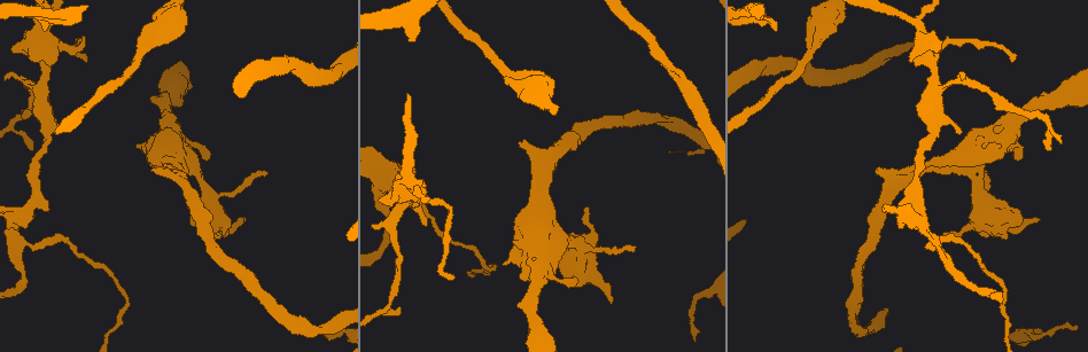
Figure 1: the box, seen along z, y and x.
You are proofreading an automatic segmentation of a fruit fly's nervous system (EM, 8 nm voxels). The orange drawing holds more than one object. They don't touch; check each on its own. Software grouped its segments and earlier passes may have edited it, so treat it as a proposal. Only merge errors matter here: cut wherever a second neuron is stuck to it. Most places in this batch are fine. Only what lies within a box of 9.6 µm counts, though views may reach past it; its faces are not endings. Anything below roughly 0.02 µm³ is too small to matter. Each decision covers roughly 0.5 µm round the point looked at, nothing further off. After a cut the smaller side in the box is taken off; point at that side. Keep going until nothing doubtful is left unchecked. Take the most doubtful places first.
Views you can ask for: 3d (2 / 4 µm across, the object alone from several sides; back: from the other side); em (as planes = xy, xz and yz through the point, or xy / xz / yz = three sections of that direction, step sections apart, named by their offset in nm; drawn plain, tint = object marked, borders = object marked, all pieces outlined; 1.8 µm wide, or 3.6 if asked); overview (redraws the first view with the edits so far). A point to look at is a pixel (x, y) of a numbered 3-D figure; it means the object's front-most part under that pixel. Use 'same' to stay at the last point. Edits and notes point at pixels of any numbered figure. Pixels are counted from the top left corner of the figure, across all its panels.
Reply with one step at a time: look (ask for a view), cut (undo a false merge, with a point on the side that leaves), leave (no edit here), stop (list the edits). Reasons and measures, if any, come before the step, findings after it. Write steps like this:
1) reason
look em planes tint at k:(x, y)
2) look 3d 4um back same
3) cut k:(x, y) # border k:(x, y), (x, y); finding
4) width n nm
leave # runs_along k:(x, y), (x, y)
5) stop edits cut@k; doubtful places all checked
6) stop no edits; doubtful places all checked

a fork
look em planes borders at 1:(411, 190)

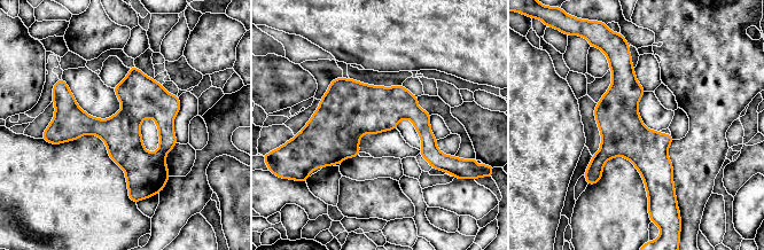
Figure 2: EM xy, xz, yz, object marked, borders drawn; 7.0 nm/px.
leave # runs_along 2:(624, 57), (624, 131), (654, 192); one neuron here

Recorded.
three arms meet
look em planes tint at 1:(928, 233)

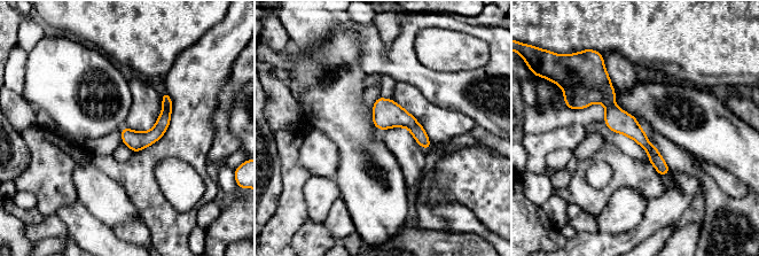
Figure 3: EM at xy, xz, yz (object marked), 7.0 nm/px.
leave # continuous, no second neuron

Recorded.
look em planes borders at 1:(747, 10)

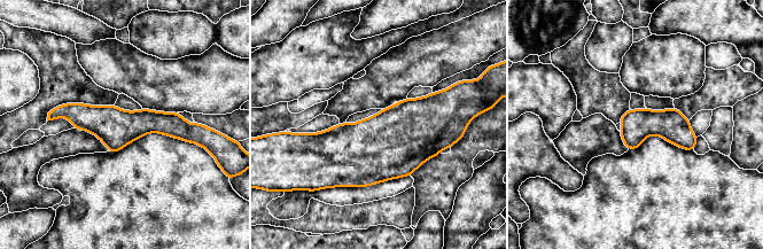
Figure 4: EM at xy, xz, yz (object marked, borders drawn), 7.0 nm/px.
leave # continuous, no second neuron

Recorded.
look 3d 2um at 1:(909, 168)

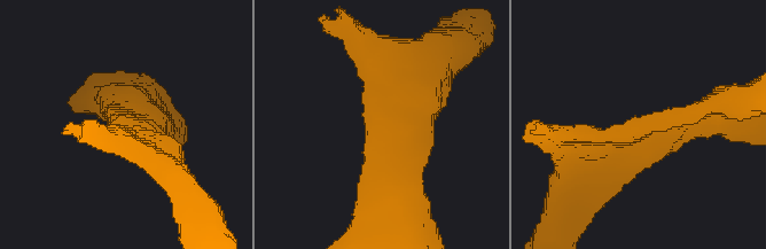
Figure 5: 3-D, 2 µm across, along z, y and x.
shape alone is not enough
look em planes tint at 5:(134, 130)

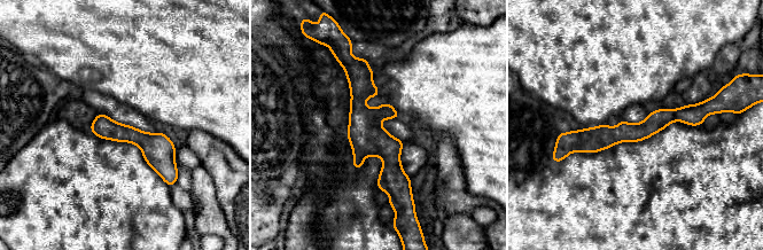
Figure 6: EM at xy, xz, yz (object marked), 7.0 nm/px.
leave # runs_along 6:(703, 111), (639, 132), (568, 137); all the same neuron

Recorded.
calibre changes
look em xy step 16 tint at 1:(998, 138)

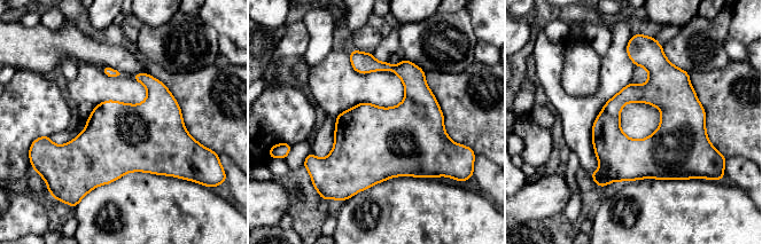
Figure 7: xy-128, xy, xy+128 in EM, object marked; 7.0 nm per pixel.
look em yz step 8 borders same

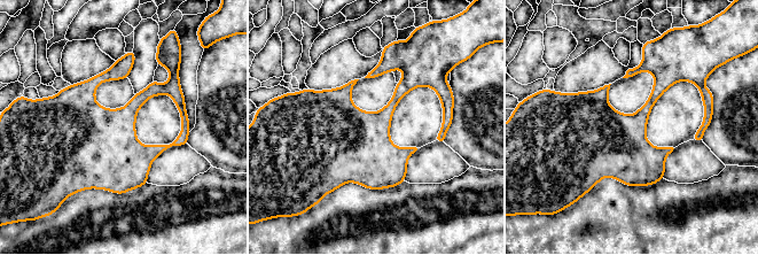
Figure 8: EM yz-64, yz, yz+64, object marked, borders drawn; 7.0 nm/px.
leave # all the same neuron

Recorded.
stop no edits; doubtful places all checked

